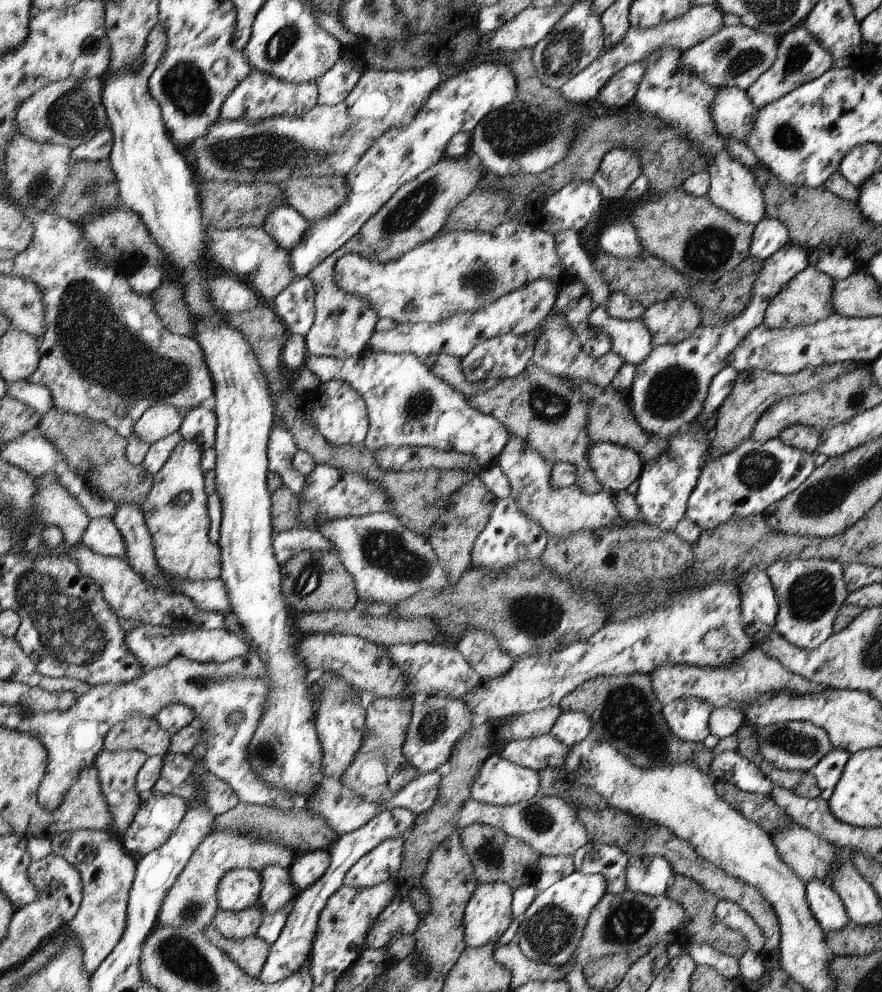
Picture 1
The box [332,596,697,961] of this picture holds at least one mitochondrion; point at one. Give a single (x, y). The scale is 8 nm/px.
(625, 712)

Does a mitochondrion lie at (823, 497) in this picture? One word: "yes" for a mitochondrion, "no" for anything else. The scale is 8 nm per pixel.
yes

